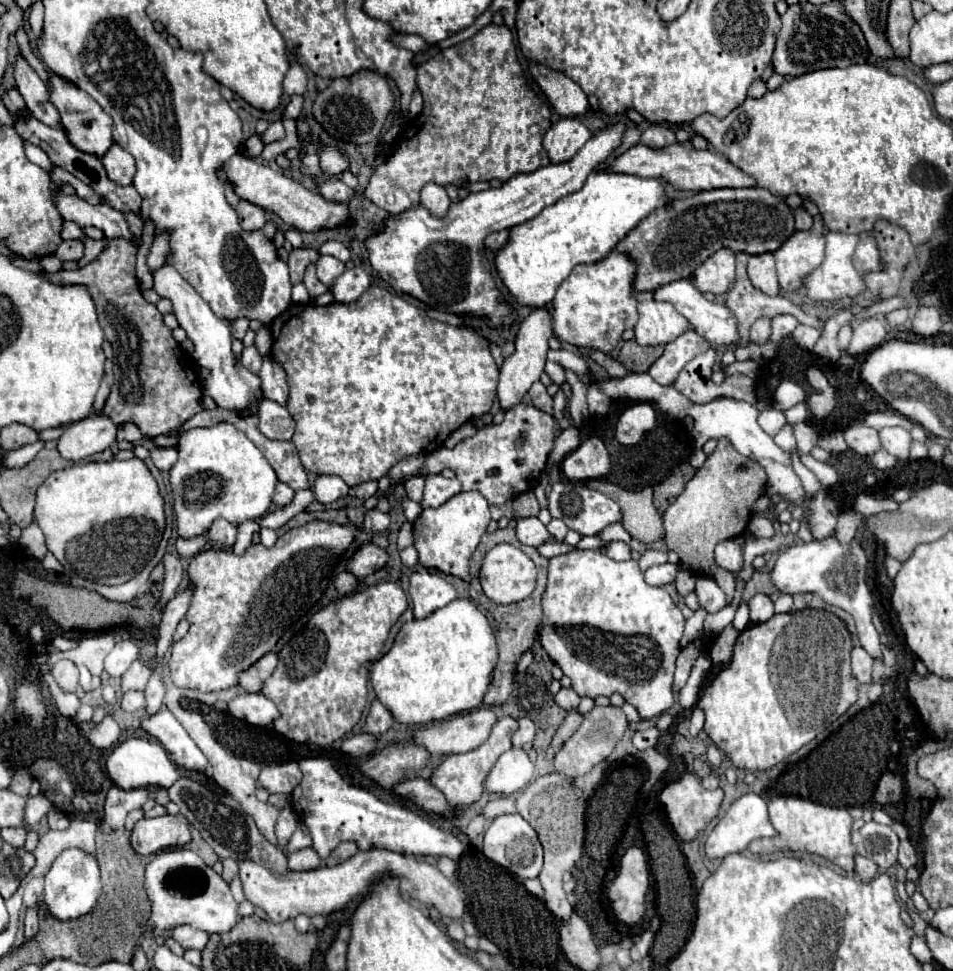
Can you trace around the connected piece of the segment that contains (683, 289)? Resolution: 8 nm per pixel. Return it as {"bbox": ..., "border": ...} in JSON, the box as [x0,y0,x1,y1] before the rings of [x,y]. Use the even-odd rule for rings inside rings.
{"bbox":[653,279,739,347],"border":[[[683,279],[683,281],[673,281],[667,283],[659,289],[653,291],[653,297],[657,301],[669,301],[673,303],[673,307],[695,327],[695,331],[705,337],[711,345],[715,347],[737,347],[739,345],[739,325],[737,325],[737,317],[731,313],[731,309],[727,305],[717,305],[707,301],[699,291],[695,291],[695,287]]]}

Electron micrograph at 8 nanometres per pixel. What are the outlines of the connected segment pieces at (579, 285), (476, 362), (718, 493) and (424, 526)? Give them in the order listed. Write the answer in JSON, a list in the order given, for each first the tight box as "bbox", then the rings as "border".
[{"bbox":[551,251,637,353],"border":[[[611,251],[607,257],[595,263],[577,265],[557,289],[551,305],[555,335],[575,347],[611,353],[621,343],[623,331],[633,329],[637,321],[637,267],[637,261],[621,251]]]},{"bbox":[271,287,499,479],"border":[[[371,287],[367,293],[361,295],[361,299],[353,303],[331,303],[331,305],[291,305],[283,315],[279,315],[271,323],[271,335],[273,335],[273,347],[271,347],[271,357],[281,363],[281,367],[287,373],[287,383],[289,383],[289,399],[287,399],[287,411],[295,419],[295,435],[293,435],[293,445],[299,451],[301,463],[305,471],[313,475],[339,475],[339,477],[355,477],[355,469],[361,469],[357,477],[361,479],[373,479],[375,475],[381,475],[379,469],[391,469],[395,463],[399,463],[405,457],[427,453],[433,449],[441,449],[445,439],[463,423],[483,417],[491,411],[495,391],[497,391],[497,377],[499,369],[493,361],[491,349],[487,345],[487,339],[481,337],[479,333],[465,329],[465,327],[453,327],[447,323],[441,323],[437,319],[431,319],[423,309],[411,305],[399,295],[389,293],[383,287]]]},{"bbox":[663,455,765,599],"border":[[[709,455],[705,465],[697,469],[695,477],[685,485],[685,491],[675,499],[675,503],[665,511],[663,525],[665,525],[665,541],[669,551],[679,553],[681,567],[689,569],[697,575],[709,575],[713,577],[719,587],[727,593],[727,599],[733,599],[735,579],[729,571],[717,567],[713,563],[713,547],[719,541],[731,539],[741,535],[749,523],[751,505],[757,497],[765,491],[765,471],[753,463],[751,459],[745,459],[741,455],[741,467],[731,469],[727,463],[723,463],[717,455]]]},{"bbox":[413,493,491,581],"border":[[[457,493],[443,505],[445,505],[445,515],[443,515],[443,507],[423,509],[423,513],[413,523],[413,537],[415,537],[415,549],[419,553],[419,563],[423,567],[435,567],[443,573],[451,573],[451,575],[457,575],[457,577],[469,581],[469,567],[467,567],[469,557],[477,549],[477,545],[491,521],[489,503],[483,495],[459,497],[459,493]]]}]

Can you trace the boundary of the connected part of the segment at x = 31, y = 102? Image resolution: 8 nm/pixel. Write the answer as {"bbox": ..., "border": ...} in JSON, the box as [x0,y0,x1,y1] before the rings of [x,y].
{"bbox":[15,53,59,127],"border":[[[19,53],[15,61],[15,83],[33,117],[37,117],[41,123],[49,127],[59,127],[59,113],[49,103],[47,87],[41,81],[41,77],[33,71],[33,67],[27,63],[23,53]]]}

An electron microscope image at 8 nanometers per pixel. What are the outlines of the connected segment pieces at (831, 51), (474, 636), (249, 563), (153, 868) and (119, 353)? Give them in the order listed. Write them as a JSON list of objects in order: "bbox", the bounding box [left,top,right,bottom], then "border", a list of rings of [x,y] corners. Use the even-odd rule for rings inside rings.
[{"bbox":[773,1,869,75],"border":[[[809,1],[791,5],[781,17],[783,25],[777,35],[777,47],[773,53],[773,67],[781,75],[803,75],[827,67],[849,67],[867,63],[869,49],[859,25],[845,13],[839,1],[825,5],[813,5]]]},{"bbox":[371,599,497,725],"border":[[[455,599],[425,619],[403,623],[393,647],[373,663],[371,683],[395,721],[421,725],[481,707],[497,661],[497,633],[471,599]]]},{"bbox":[169,525,355,691],"border":[[[303,525],[303,527],[297,527],[297,529],[291,529],[289,533],[281,535],[275,543],[273,549],[265,549],[263,545],[251,545],[247,549],[247,553],[243,557],[235,557],[231,553],[231,549],[207,549],[199,555],[193,557],[191,565],[189,565],[189,579],[195,583],[197,591],[193,595],[193,601],[191,601],[191,607],[187,611],[187,621],[189,621],[189,633],[173,643],[173,653],[171,653],[171,659],[169,659],[169,669],[171,669],[171,679],[177,687],[187,687],[187,689],[195,689],[195,691],[219,691],[219,689],[227,689],[227,687],[233,687],[237,685],[237,675],[247,669],[251,663],[255,663],[259,657],[263,657],[271,647],[275,647],[275,643],[279,641],[279,637],[283,635],[285,631],[285,625],[291,623],[291,619],[299,613],[299,611],[307,611],[313,603],[317,603],[323,595],[323,589],[329,585],[331,577],[333,577],[333,567],[335,567],[335,561],[337,557],[351,545],[355,537],[355,527],[345,527],[345,525]]]},{"bbox":[145,849,239,935],"border":[[[173,849],[159,853],[147,865],[145,889],[153,903],[149,919],[153,935],[161,935],[163,931],[183,923],[207,933],[227,933],[239,921],[237,901],[233,899],[229,885],[193,851]]]},{"bbox":[11,237,201,439],"border":[[[123,237],[109,239],[109,245],[101,255],[79,271],[43,273],[39,261],[25,261],[11,257],[13,265],[39,273],[55,285],[87,285],[95,301],[99,323],[105,331],[105,339],[113,345],[113,373],[115,383],[111,395],[99,415],[111,417],[115,425],[127,421],[135,423],[143,437],[155,439],[159,435],[171,433],[183,421],[197,415],[201,409],[201,385],[195,381],[191,371],[191,359],[181,357],[179,343],[173,339],[171,331],[163,323],[163,315],[155,305],[147,303],[141,295],[139,281],[135,277],[135,255],[137,245],[133,241],[123,241]],[[177,347],[177,349],[175,349]]]}]

